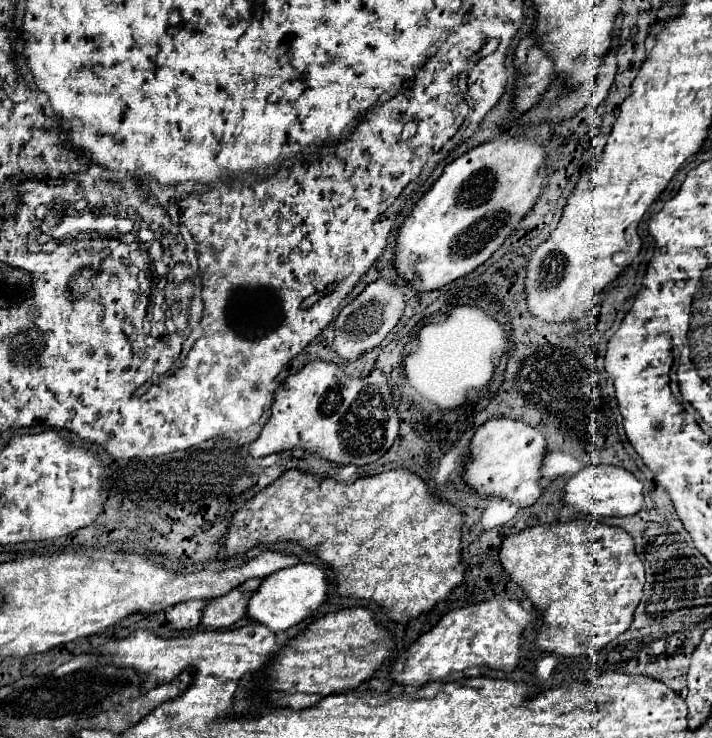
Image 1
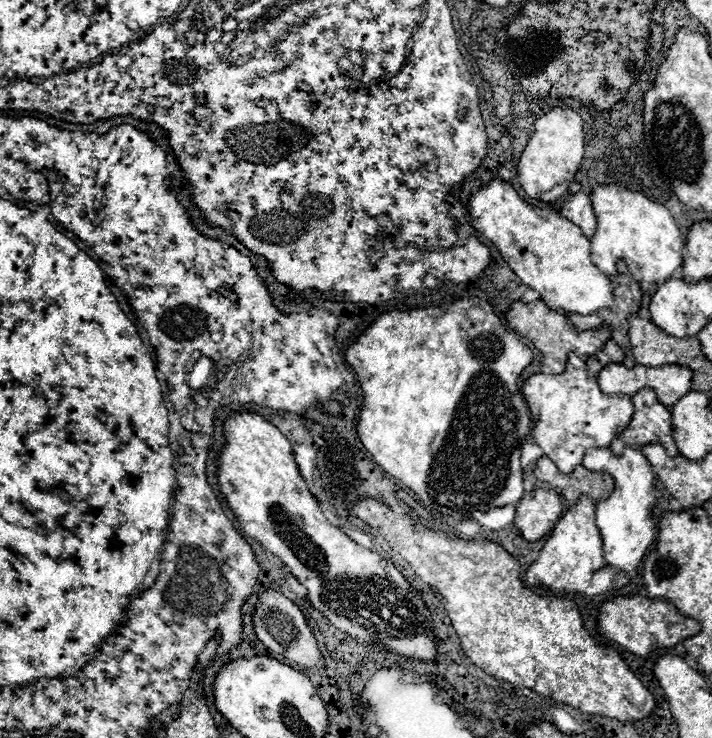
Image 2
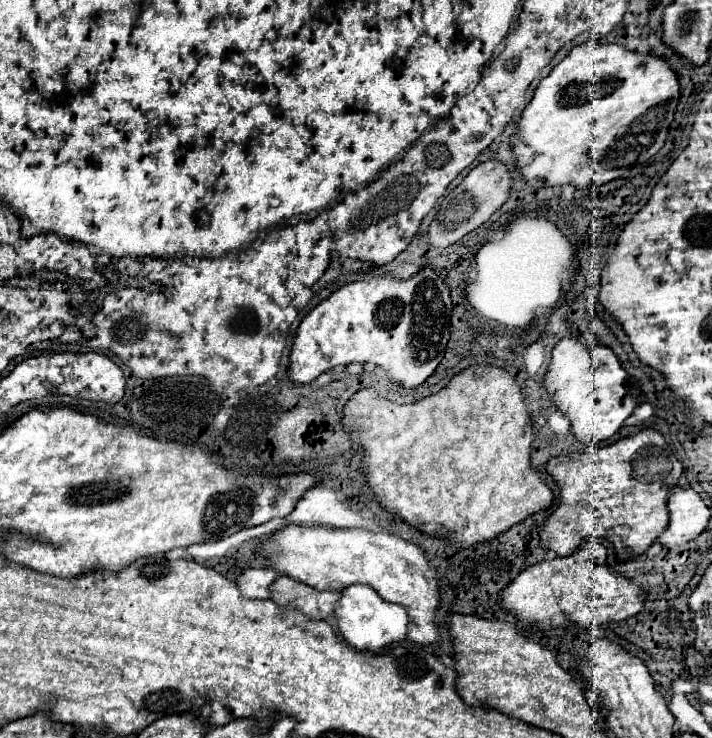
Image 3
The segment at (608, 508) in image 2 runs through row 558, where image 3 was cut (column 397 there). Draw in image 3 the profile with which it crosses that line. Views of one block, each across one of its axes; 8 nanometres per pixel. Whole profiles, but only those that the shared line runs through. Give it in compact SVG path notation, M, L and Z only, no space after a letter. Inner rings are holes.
M354 584L344 588L342 598L334 606L334 616L338 620L338 630L344 638L346 644L350 644L356 650L362 652L378 652L388 644L400 642L406 638L406 628L408 628L408 614L402 606L384 602L374 588L366 584Z

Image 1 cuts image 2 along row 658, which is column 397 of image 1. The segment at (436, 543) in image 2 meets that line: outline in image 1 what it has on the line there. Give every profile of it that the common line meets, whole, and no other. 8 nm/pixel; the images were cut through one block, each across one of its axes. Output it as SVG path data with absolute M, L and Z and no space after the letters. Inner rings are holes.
M288 470L276 482L252 496L252 500L232 516L220 544L224 544L222 556L234 558L236 554L260 544L296 542L334 570L336 592L340 596L372 600L390 620L406 624L408 620L428 612L462 582L464 566L460 564L460 528L460 510L430 496L424 480L410 470L382 472L378 476L358 478L354 484L340 484L332 478Z

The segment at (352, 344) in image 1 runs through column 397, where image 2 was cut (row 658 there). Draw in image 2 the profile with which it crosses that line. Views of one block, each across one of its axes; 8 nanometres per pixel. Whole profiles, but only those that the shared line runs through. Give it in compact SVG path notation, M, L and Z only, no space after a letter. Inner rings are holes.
M264 590L258 598L258 606L256 606L256 612L252 616L252 622L254 622L254 630L256 630L258 640L270 652L280 654L280 656L284 656L284 658L288 658L288 660L292 660L298 666L308 668L308 670L324 670L326 668L324 656L318 648L318 642L310 630L306 618L304 618L304 612L284 594L276 592L276 590Z

